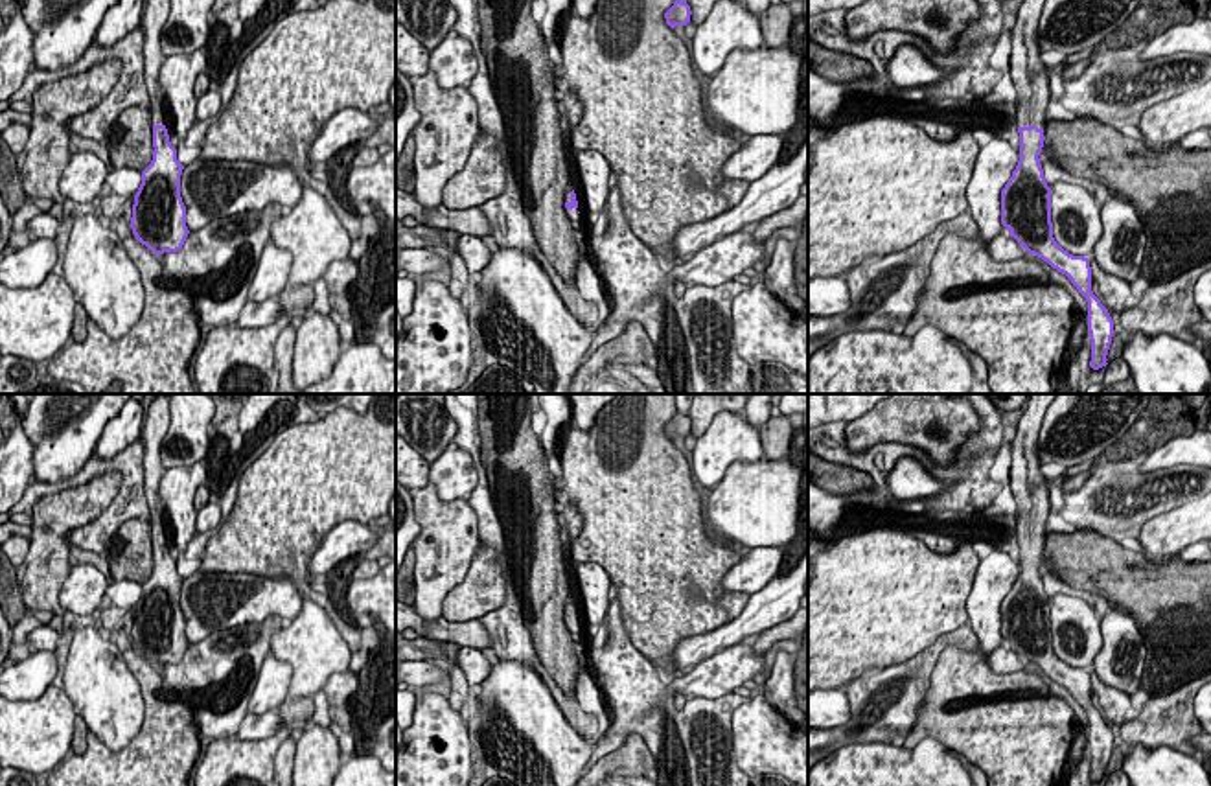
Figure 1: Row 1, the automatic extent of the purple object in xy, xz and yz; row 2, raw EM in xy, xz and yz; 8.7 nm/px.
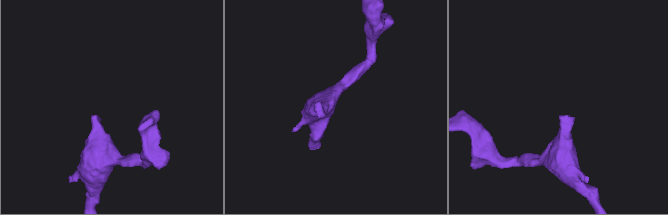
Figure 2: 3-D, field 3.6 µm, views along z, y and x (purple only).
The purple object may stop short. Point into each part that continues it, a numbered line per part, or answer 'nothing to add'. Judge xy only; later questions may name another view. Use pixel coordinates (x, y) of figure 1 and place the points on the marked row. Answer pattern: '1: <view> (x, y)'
1: xy (157, 11)

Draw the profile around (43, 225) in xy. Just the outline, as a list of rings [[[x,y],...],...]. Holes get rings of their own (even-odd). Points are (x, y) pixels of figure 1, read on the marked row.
[[[39,214],[28,221],[28,232],[35,234],[37,237],[52,237],[55,239],[57,228],[63,221],[55,219],[50,214]]]

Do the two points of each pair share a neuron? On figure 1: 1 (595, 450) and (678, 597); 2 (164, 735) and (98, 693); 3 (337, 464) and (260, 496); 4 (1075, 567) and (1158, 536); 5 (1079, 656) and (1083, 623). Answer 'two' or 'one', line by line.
1: one
2: two
3: one
4: two
5: one

